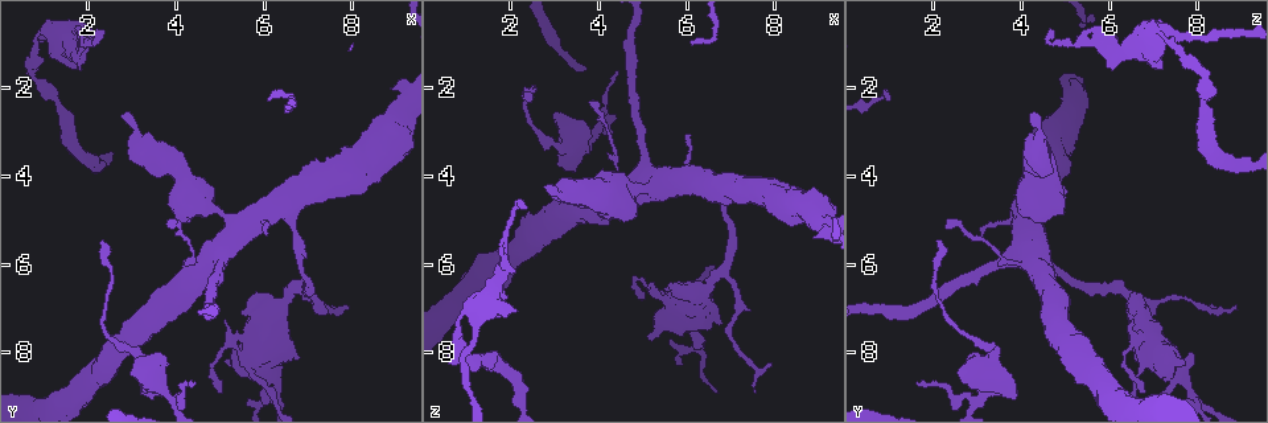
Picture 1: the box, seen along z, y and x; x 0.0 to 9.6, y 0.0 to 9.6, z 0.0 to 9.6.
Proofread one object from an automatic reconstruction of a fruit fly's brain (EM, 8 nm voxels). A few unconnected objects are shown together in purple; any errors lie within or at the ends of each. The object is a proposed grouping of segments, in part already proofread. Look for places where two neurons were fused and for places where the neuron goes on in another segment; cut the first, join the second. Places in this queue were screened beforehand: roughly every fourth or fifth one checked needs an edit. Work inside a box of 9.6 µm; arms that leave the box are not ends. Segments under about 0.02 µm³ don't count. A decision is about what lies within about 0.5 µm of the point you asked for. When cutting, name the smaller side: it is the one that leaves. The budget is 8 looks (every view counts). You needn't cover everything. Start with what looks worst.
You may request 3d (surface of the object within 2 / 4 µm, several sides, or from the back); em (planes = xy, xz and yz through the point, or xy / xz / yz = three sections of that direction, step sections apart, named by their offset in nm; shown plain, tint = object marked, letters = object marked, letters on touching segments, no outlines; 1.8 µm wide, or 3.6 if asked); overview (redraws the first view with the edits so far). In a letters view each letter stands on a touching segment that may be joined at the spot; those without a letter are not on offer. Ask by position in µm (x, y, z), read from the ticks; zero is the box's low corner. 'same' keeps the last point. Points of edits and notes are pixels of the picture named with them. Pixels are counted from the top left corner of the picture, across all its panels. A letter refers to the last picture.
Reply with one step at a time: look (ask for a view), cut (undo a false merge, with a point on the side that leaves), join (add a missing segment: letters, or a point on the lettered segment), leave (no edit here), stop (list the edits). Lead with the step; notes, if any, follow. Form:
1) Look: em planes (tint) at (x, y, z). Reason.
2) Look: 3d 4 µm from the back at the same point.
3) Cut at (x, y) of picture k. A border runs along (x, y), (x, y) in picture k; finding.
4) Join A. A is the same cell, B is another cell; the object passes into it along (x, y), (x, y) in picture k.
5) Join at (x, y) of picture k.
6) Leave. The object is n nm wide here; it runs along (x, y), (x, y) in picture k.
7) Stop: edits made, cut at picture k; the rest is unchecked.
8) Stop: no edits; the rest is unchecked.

Look: 3d 2 µm at (1.75, 0.60, 5.75). An open end.

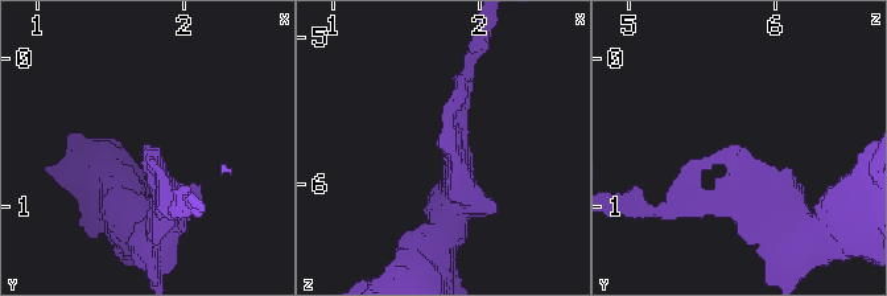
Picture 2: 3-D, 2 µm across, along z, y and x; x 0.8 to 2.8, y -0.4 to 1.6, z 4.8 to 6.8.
Look: em planes (letters) at (1.72, 0.60, 5.68). Need the tissue.

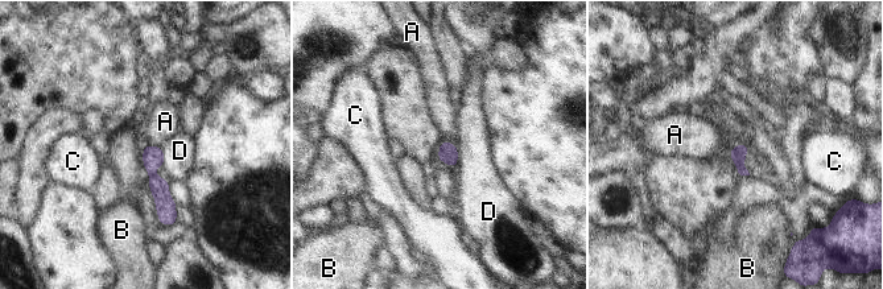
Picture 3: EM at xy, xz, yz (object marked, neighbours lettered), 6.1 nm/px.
Leave. The longest contact is with D, 130 nm; A, B, C and D are other cells; a border runs along (145, 144), (161, 148) in picture 3; none of them fits.

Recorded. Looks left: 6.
Look: em planes (letters) at (7.60, 7.00, 8.90). End of a long branch.

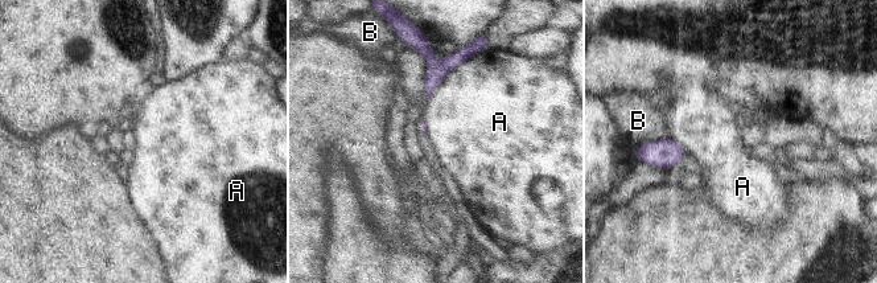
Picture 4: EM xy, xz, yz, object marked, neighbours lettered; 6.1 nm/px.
Leave. A and B are other cells; a border runs along (469, 57), (444, 78), (425, 102) in picture 4; none of them fits.

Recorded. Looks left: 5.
Look: em planes (plain) at (2.75, 2.60, 4.30). An open end.

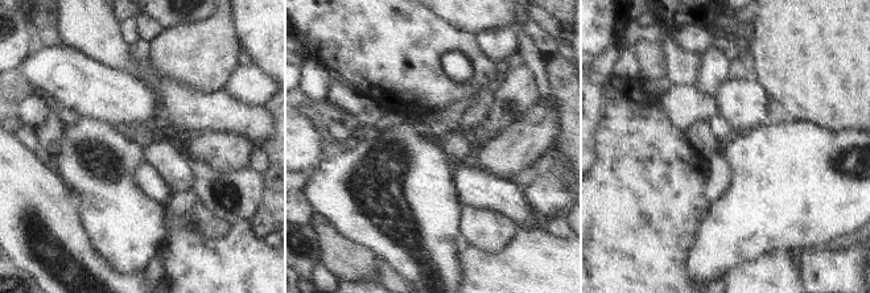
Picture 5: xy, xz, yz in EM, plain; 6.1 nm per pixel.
Look: em planes (tint) at the same point. Where the object lies.

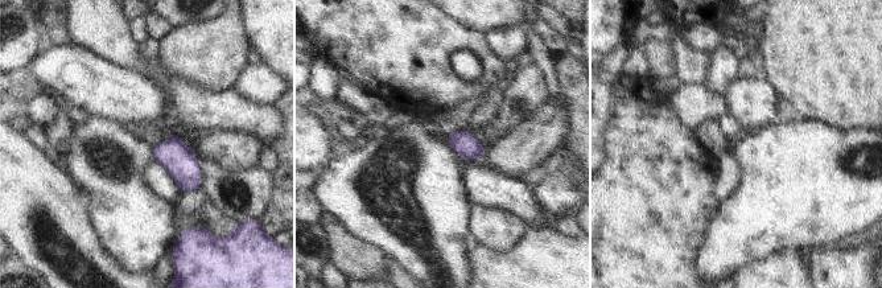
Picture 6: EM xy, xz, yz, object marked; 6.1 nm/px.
Look: em planes (letters) at the same point.

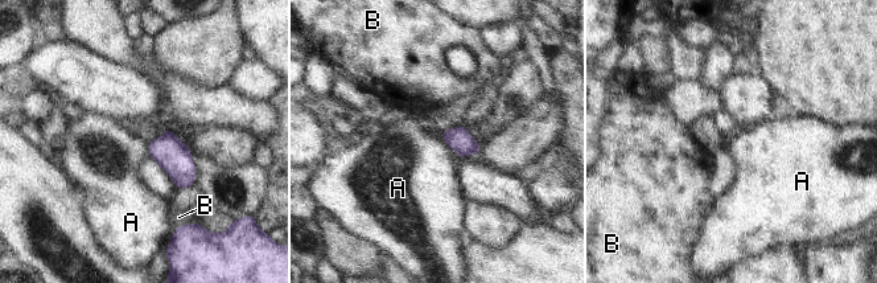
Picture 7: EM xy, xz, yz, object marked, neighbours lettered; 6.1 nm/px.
Leave. The object is 150 nm wide here; the longest contact is with B, 40 nm; A and B are other cells; no lettered segment goes on from it.

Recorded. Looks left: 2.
Stop: no edits; the rest is unchecked.

